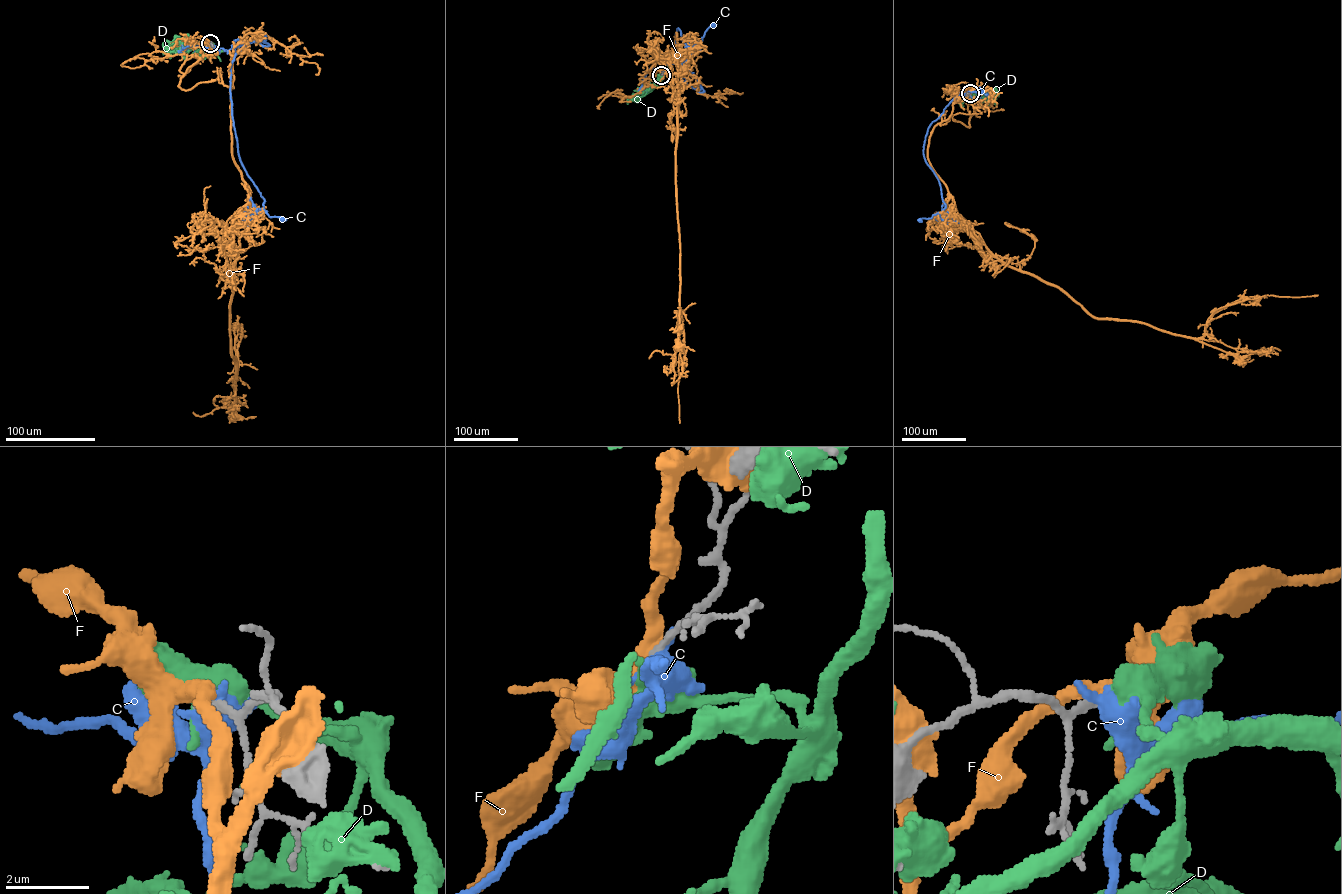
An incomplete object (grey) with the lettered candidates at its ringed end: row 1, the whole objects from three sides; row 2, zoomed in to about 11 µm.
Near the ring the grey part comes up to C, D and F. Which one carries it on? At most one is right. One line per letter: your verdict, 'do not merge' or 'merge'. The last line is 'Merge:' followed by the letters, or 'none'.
C: do not merge
D: do not merge
F: do not merge
Merge: none

